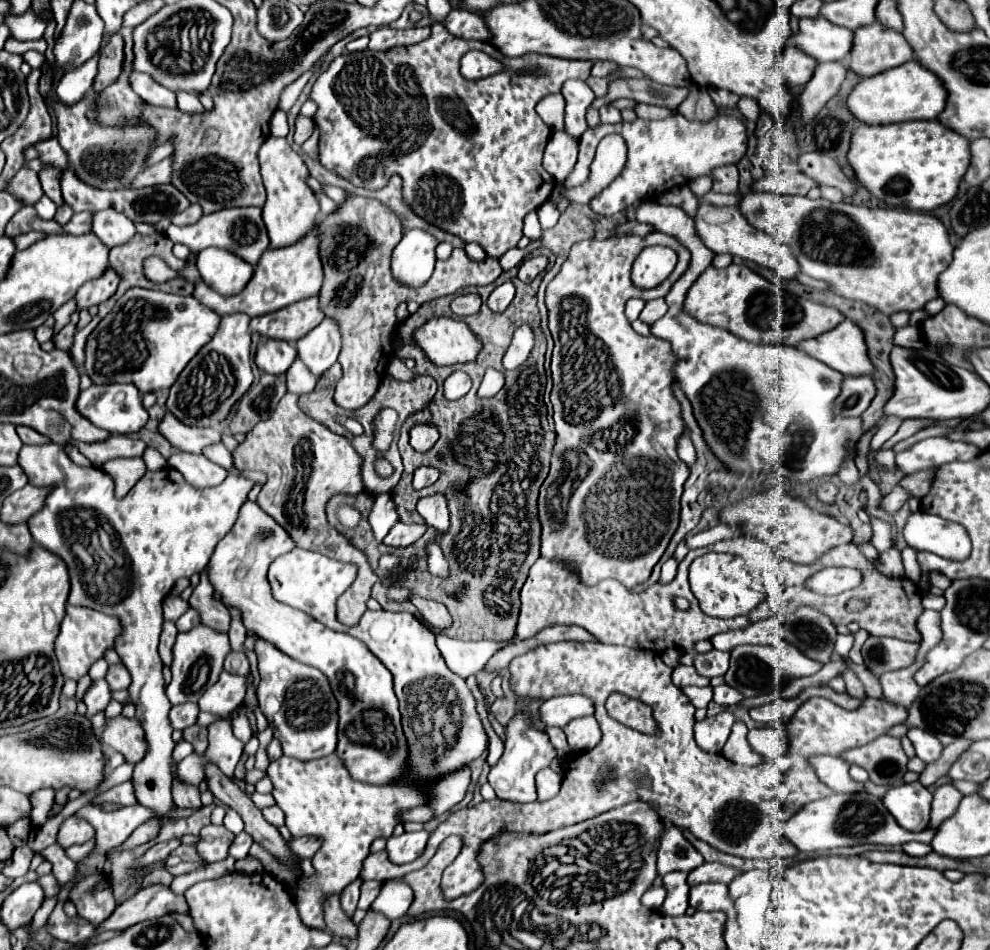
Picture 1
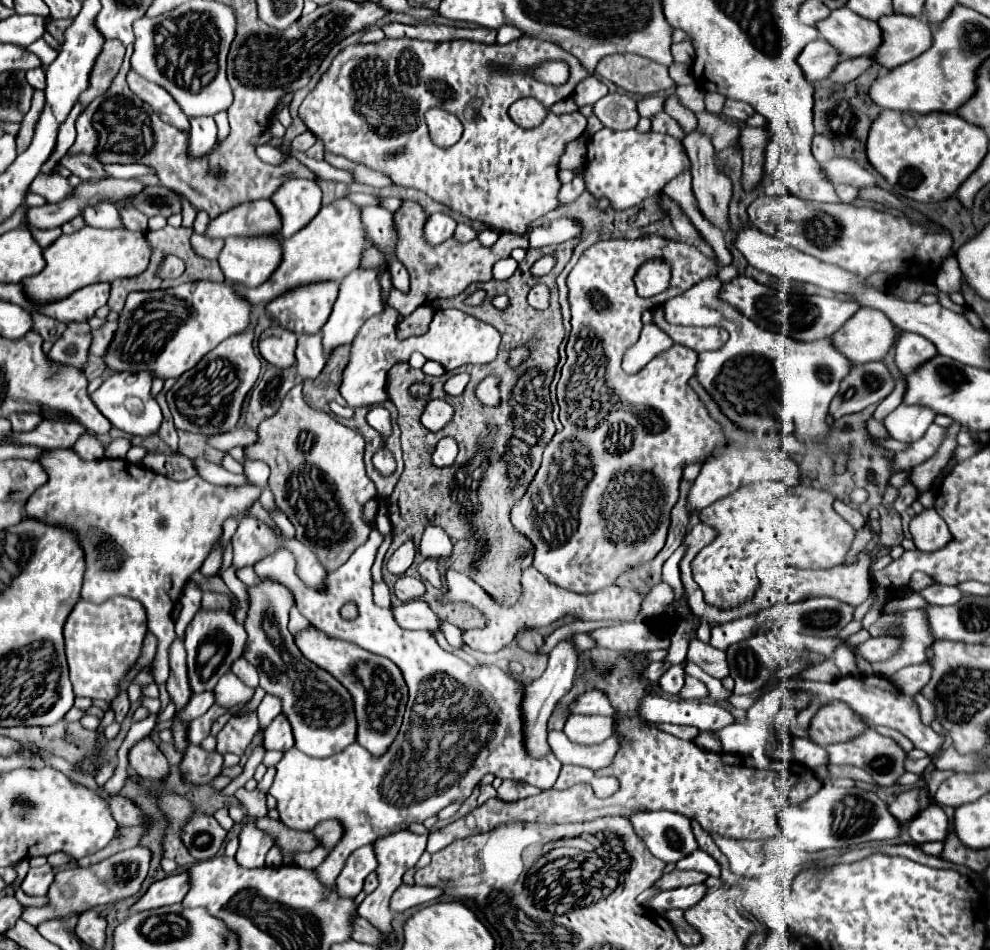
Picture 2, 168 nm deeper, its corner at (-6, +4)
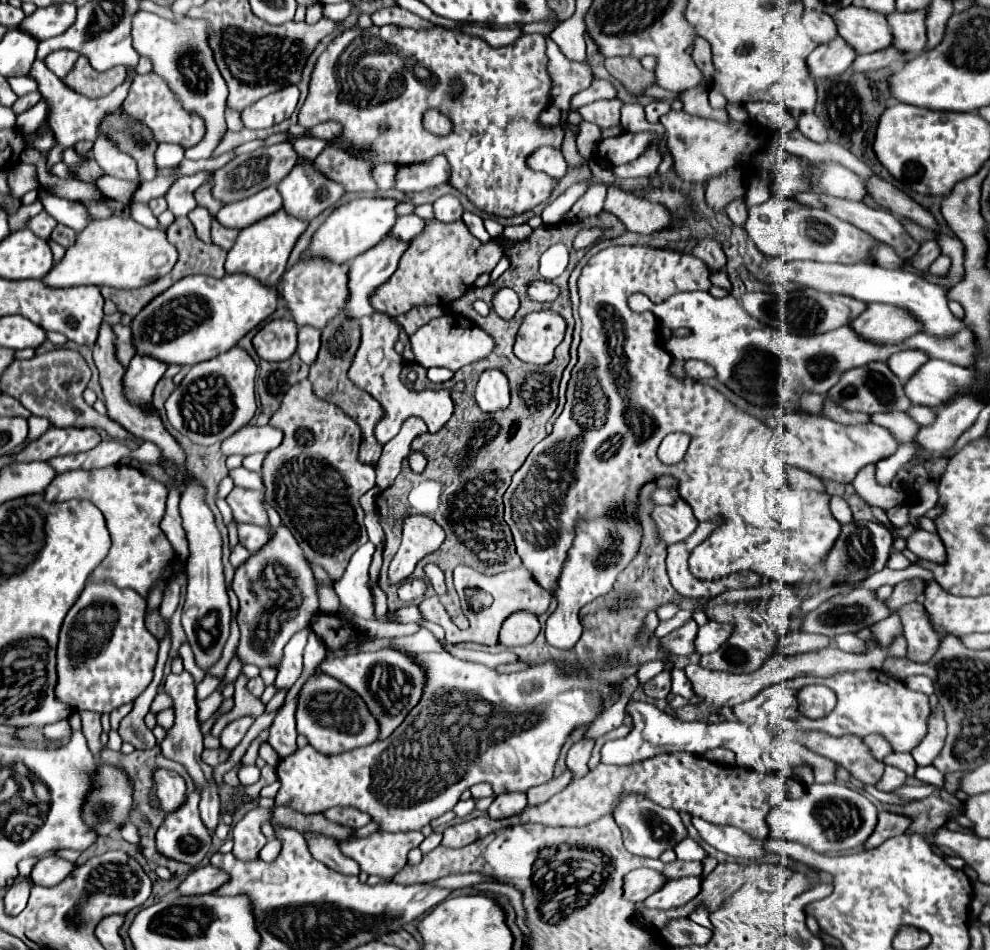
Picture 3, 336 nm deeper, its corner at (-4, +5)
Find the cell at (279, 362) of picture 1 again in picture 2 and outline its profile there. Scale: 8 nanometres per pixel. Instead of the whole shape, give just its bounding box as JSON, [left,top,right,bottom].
[257,327,297,369]

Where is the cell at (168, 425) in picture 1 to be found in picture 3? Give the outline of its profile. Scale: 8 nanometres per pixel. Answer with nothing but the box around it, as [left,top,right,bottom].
[221,426,283,456]

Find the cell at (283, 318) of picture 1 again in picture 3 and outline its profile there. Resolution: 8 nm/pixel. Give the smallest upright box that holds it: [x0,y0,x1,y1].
[277,260,349,330]

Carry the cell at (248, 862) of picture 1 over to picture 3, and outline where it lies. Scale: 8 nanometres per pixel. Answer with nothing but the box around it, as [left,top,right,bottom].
[233,805,275,860]

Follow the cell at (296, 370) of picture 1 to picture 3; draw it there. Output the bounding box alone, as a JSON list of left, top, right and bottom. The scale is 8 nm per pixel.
[297,326,321,366]

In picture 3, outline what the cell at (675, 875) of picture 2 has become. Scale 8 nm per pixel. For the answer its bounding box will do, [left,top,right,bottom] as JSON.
[623,868,667,902]

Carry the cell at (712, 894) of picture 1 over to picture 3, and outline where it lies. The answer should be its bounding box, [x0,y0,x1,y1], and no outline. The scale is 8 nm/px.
[643,878,701,908]

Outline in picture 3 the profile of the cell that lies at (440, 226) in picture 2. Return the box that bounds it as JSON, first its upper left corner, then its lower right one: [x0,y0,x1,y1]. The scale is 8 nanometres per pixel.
[433,196,463,222]

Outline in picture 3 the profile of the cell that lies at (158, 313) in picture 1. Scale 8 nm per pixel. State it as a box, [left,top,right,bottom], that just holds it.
[131,274,279,366]

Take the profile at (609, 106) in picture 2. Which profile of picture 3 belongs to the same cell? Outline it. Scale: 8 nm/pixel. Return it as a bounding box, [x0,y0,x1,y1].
[579,98,623,128]

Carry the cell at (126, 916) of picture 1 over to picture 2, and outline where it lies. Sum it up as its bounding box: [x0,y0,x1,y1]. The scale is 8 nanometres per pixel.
[131,871,191,913]

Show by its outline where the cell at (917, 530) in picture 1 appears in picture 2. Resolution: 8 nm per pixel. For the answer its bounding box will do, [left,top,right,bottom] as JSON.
[909,509,951,553]

